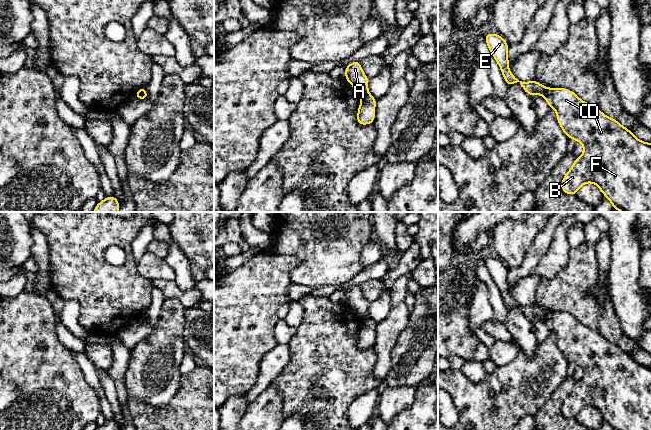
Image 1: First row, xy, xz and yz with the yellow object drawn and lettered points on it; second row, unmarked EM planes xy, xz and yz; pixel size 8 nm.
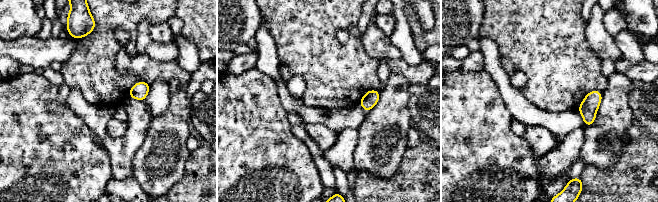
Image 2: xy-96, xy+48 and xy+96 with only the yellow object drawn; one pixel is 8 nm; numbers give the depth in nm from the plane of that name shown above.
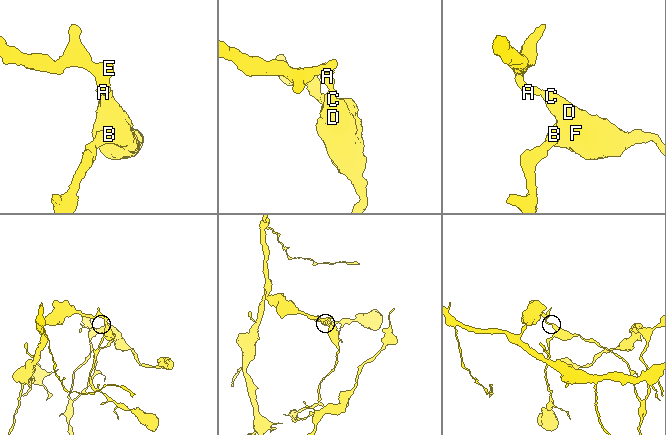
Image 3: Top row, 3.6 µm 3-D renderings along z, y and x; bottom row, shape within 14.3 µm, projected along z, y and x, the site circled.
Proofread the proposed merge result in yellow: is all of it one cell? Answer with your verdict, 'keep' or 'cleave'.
cleave

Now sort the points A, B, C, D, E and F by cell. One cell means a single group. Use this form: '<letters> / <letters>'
A E / B C D F

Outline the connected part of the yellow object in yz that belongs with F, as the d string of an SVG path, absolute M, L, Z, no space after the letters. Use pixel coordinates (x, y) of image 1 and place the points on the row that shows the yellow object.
M546 87L544 98L557 114L557 121L569 139L580 142L584 151L564 175L561 189L576 195L584 183L596 184L613 205L614 211L651 212L651 143L637 139L616 119L581 100L567 88Z

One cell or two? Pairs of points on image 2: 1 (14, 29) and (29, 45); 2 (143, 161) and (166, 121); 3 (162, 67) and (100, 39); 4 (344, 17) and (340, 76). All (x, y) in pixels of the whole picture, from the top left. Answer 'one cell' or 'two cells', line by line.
1: two cells
2: one cell
3: two cells
4: one cell

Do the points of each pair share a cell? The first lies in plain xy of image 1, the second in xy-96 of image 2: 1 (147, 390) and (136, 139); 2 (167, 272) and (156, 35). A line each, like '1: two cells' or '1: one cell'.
1: two cells
2: two cells

